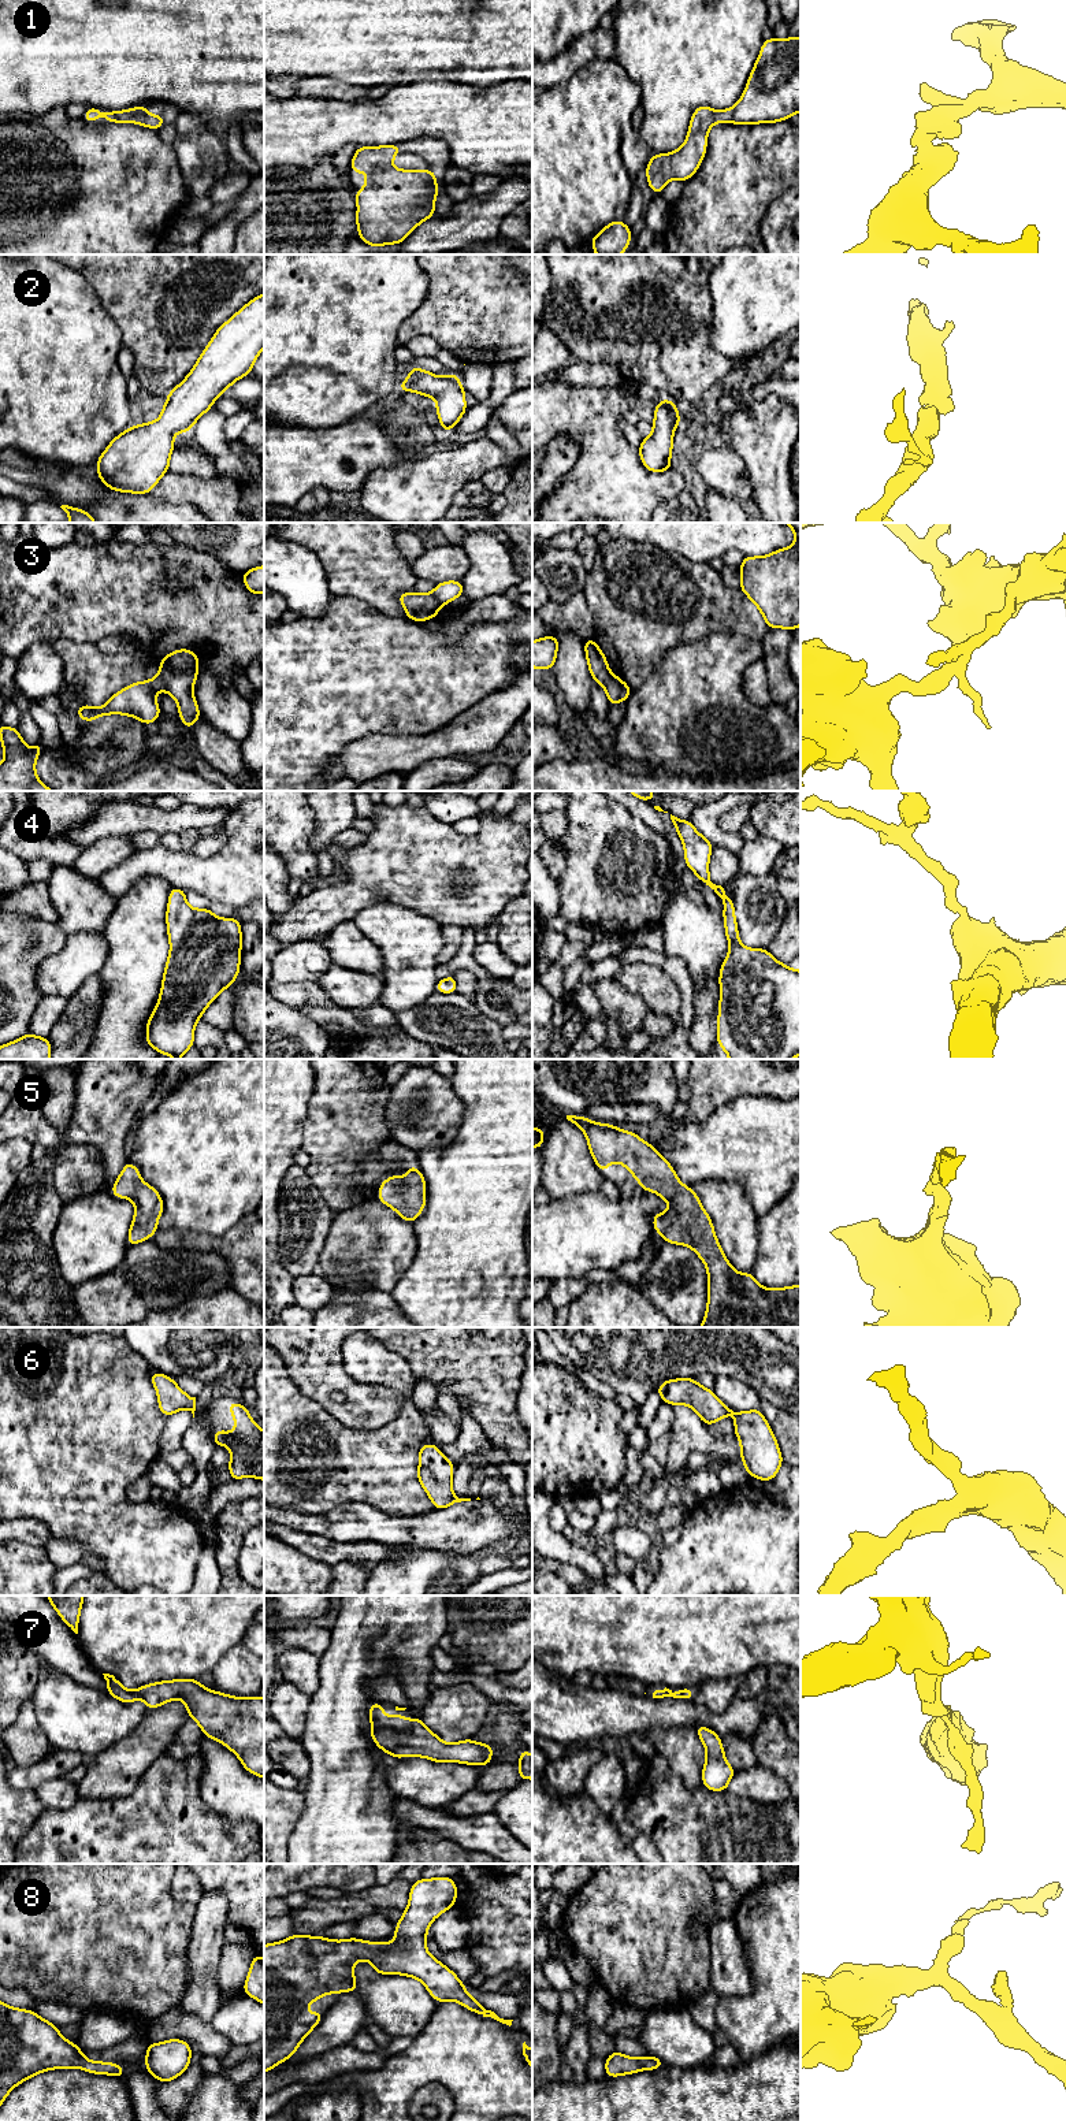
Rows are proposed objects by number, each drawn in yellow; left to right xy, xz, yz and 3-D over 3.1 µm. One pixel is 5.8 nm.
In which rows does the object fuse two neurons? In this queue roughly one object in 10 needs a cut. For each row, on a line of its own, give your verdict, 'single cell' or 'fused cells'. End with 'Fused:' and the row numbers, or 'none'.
1: single cell
2: single cell
3: fused cells
4: single cell
5: single cell
6: single cell
7: single cell
8: single cell
Fused: 3

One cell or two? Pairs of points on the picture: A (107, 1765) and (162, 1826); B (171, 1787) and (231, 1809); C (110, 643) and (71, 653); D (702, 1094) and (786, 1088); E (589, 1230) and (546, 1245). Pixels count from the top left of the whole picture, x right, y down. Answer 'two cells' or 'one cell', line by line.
A: two cells
B: two cells
C: two cells
D: one cell
E: one cell

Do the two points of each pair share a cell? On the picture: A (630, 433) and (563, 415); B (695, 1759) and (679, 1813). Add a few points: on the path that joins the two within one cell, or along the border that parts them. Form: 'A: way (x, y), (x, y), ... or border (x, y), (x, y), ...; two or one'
A: border (619, 419), (621, 433), (636, 449); two
B: border (667, 1761), (687, 1789), (695, 1789), (702, 1785); two

